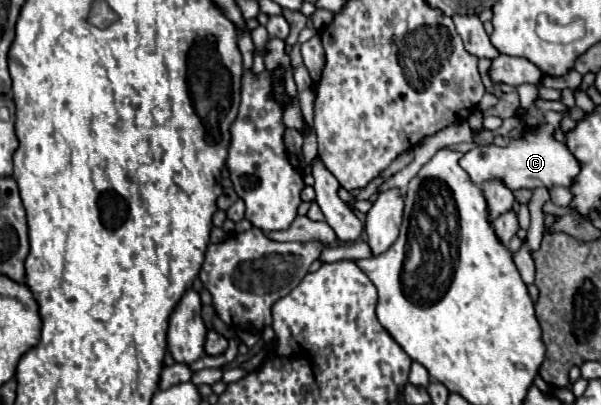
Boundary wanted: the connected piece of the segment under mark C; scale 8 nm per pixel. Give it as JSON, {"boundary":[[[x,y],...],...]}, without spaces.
{"boundary":[[[547,111],[543,117],[539,129],[531,133],[523,133],[515,137],[507,147],[497,145],[481,145],[473,151],[465,153],[459,165],[469,173],[473,183],[483,183],[487,179],[501,179],[509,189],[537,189],[537,187],[571,187],[575,183],[575,177],[579,175],[579,161],[567,149],[565,143],[555,139],[555,129],[559,127],[559,121],[563,119],[561,113]]]}

